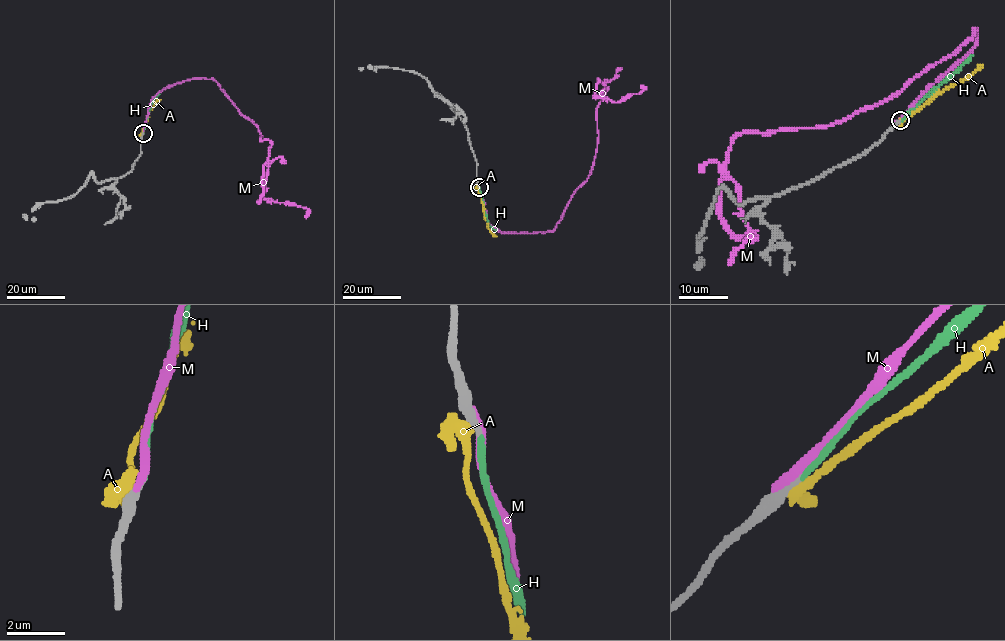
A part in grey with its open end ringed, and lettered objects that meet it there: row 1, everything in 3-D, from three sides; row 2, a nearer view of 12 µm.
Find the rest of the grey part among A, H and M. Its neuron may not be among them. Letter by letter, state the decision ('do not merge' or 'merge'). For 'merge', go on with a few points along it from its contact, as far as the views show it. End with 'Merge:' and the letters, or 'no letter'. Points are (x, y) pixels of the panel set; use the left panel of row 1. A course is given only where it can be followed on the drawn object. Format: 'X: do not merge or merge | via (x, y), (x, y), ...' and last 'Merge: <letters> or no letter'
A: do not merge
H: merge | via (144, 132), (151, 101), (160, 93)
M: do not merge
Merge: H

